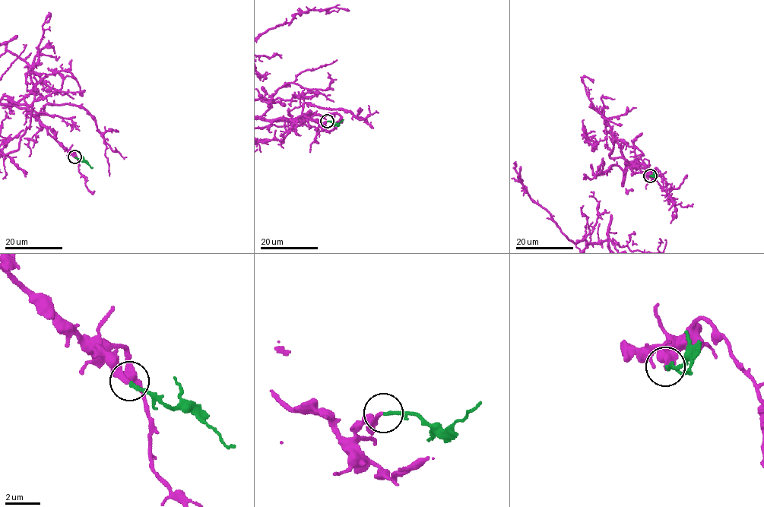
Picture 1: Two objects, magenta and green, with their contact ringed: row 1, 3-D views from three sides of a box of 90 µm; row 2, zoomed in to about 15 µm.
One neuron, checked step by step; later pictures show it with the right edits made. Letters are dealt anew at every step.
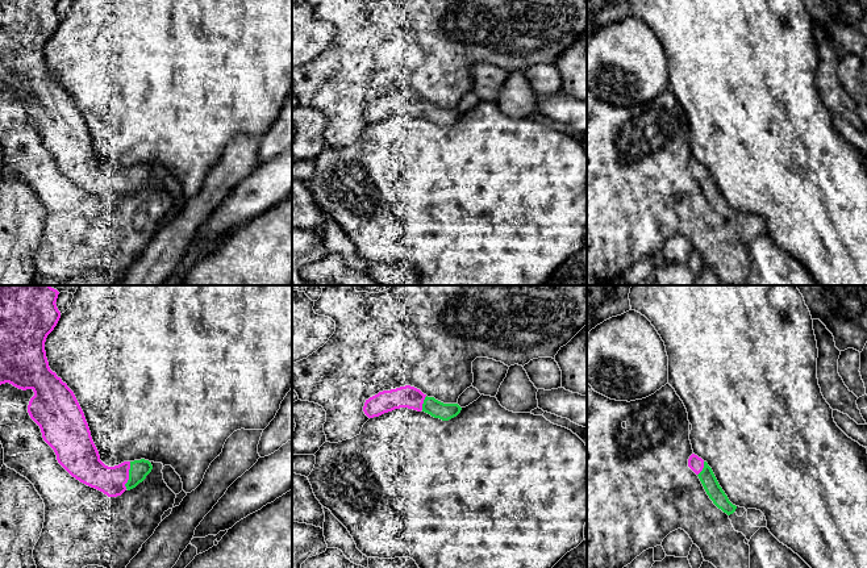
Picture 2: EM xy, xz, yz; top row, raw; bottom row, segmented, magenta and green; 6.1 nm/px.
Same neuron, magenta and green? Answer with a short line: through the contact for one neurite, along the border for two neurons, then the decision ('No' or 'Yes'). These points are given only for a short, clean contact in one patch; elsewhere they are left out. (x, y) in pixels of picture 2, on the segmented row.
Yes

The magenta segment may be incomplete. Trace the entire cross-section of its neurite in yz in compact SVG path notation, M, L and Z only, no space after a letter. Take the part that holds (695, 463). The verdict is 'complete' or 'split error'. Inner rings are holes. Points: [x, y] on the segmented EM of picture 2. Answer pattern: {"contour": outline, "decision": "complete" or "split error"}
{"contour": "M692 454L688 459L688 467L699 476L713 504L728 515L733 514L737 506L729 501L708 463Z", "decision": "split error"}

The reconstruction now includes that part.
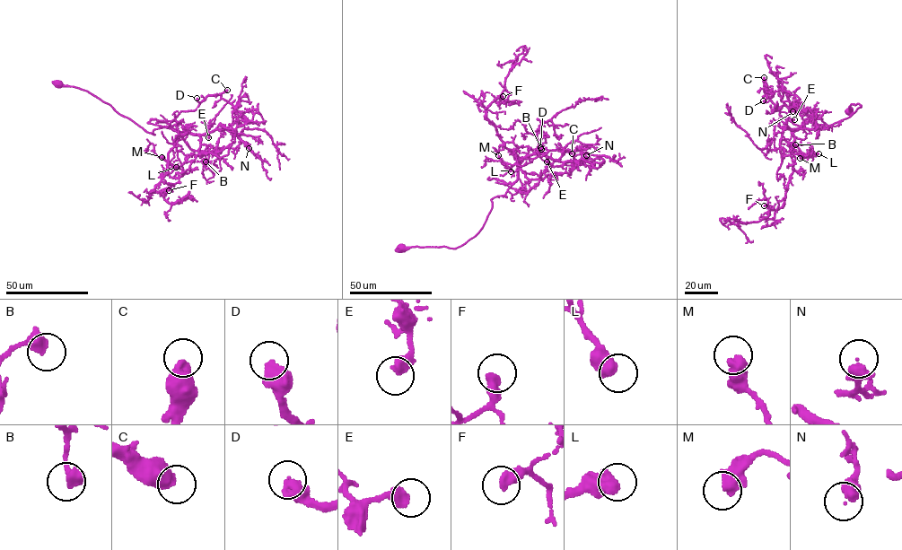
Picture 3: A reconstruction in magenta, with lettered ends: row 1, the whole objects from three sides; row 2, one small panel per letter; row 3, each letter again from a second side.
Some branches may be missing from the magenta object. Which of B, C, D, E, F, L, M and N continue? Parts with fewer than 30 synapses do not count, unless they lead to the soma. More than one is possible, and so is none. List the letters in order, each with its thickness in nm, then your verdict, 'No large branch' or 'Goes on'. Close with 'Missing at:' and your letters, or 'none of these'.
B: Thickness 500 nm. No large branch
C: Thickness 550 nm. Goes on
D: Thickness 500 nm. No large branch
E: Thickness 440 nm. No large branch
F: Thickness 400 nm. No large branch
L: Thickness 550 nm. No large branch
M: Thickness 550 nm. No large branch
N: Thickness 500 nm. No large branch
Missing at: C

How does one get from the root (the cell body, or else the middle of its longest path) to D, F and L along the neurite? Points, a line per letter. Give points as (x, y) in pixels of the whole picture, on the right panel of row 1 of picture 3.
D: (849, 111), (851, 104), (861, 105), (830, 125), (820, 117), (808, 118), (803, 129), (763, 100)
F: (849, 111), (851, 104), (861, 105), (830, 125), (820, 117), (793, 132), (792, 172), (783, 205), (764, 205)
L: (849, 111), (851, 104), (861, 105), (830, 125), (820, 117), (793, 132), (801, 152), (818, 153)

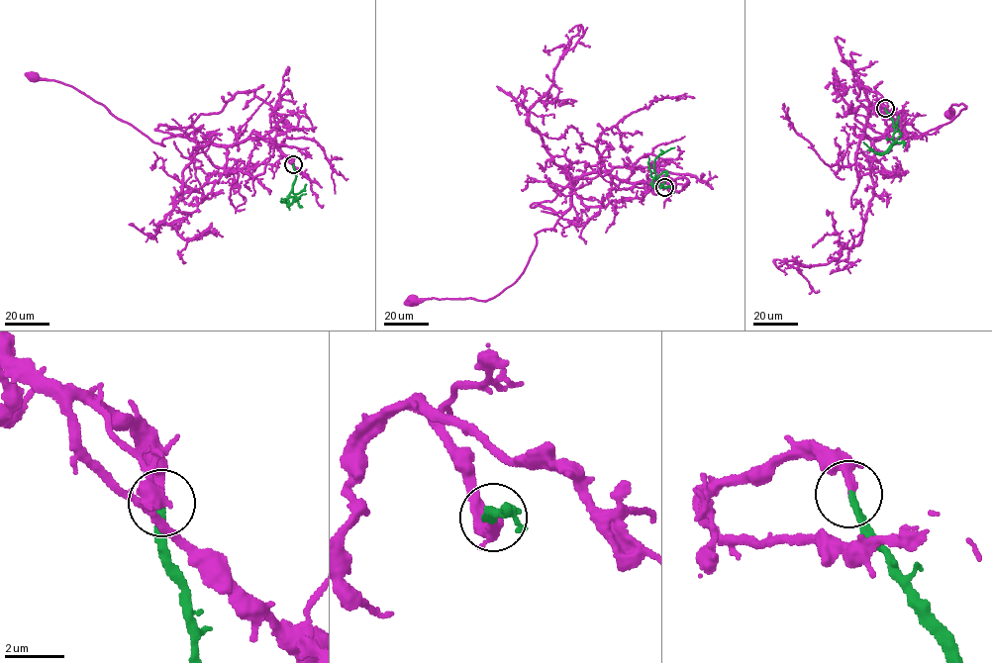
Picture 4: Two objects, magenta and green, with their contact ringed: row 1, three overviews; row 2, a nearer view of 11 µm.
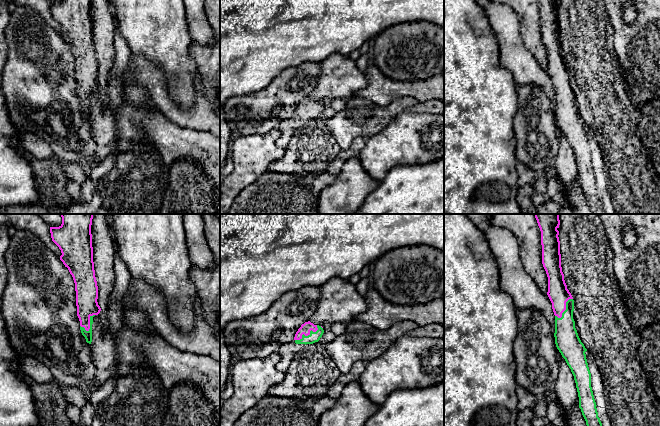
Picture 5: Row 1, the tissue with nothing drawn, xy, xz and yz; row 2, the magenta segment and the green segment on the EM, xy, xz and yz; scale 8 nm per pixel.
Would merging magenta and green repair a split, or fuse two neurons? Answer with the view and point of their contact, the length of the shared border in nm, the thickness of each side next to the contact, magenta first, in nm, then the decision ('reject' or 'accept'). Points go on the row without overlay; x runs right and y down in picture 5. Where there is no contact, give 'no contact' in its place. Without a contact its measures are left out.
xz (308, 110) | 220 nm | 90/80 nm | accept

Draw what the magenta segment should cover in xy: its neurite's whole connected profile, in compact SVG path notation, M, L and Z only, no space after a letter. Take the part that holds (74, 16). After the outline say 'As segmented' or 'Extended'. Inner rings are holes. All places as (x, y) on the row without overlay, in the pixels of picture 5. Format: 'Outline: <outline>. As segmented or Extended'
Outline: M61 0L59 3L50 3L52 17L59 23L62 29L60 36L68 44L75 59L77 92L80 97L80 106L89 120L92 118L93 93L101 87L97 78L98 62L93 38L91 1Z. Extended

